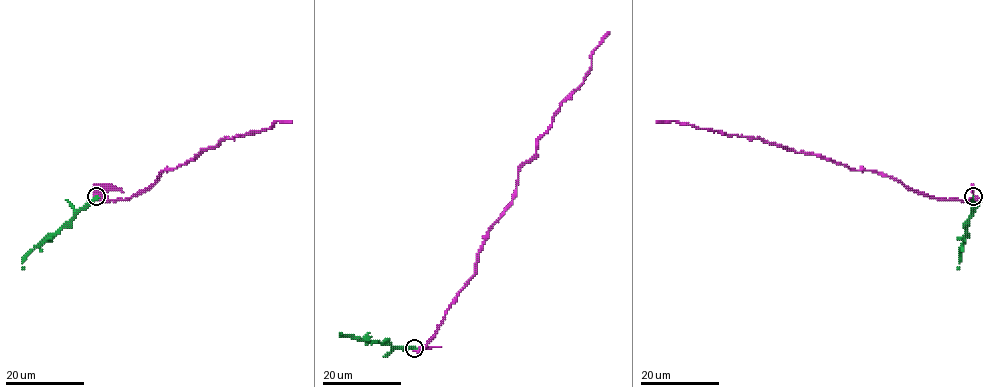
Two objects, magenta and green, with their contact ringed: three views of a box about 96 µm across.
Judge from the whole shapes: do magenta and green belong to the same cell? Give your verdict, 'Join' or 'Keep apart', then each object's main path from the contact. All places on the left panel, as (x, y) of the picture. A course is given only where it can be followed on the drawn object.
Keep apart. Course of magenta: (96, 196), (127, 199), (148, 188), (162, 170), (173, 169), (225, 138), (251, 134), (276, 121), (291, 122). Course of green: (96, 196), (29, 253), (22, 263), (24, 270)

